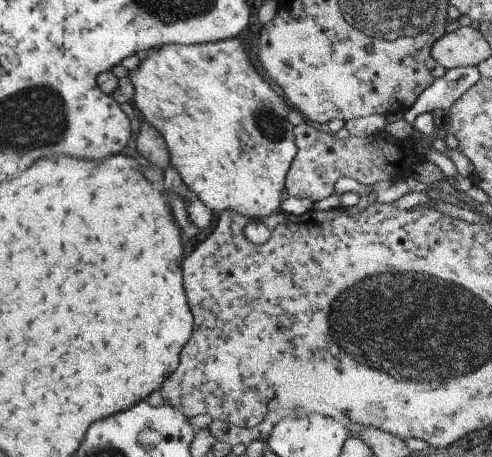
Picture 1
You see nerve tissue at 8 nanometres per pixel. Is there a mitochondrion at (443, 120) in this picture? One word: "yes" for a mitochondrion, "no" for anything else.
no

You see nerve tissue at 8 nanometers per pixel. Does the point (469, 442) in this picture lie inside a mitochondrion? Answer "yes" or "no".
no

